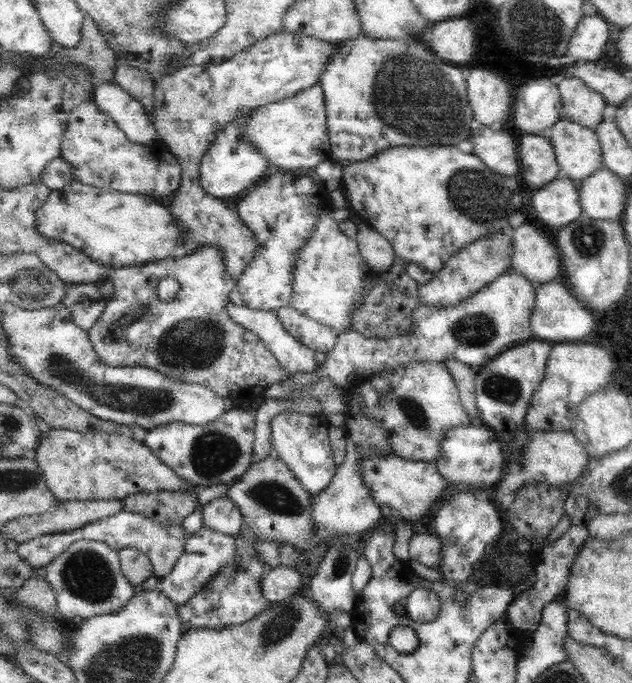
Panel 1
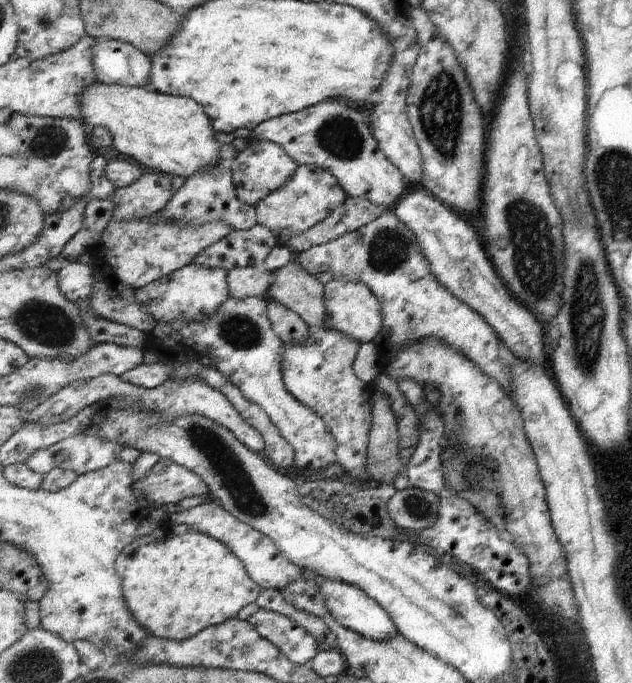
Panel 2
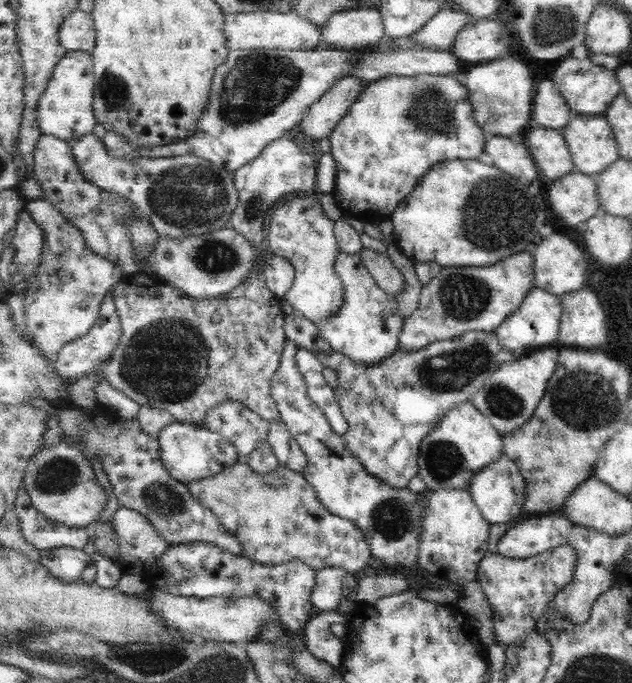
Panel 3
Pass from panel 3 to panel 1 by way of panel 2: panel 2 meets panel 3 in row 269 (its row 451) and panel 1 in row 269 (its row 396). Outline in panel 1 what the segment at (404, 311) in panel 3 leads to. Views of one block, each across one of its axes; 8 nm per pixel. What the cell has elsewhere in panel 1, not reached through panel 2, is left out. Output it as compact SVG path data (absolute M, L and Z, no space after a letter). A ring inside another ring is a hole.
M395 262L390 270L378 275L371 292L355 309L350 330L375 338L397 336L412 330L412 316L422 302L419 285L420 283L409 276L403 262Z

